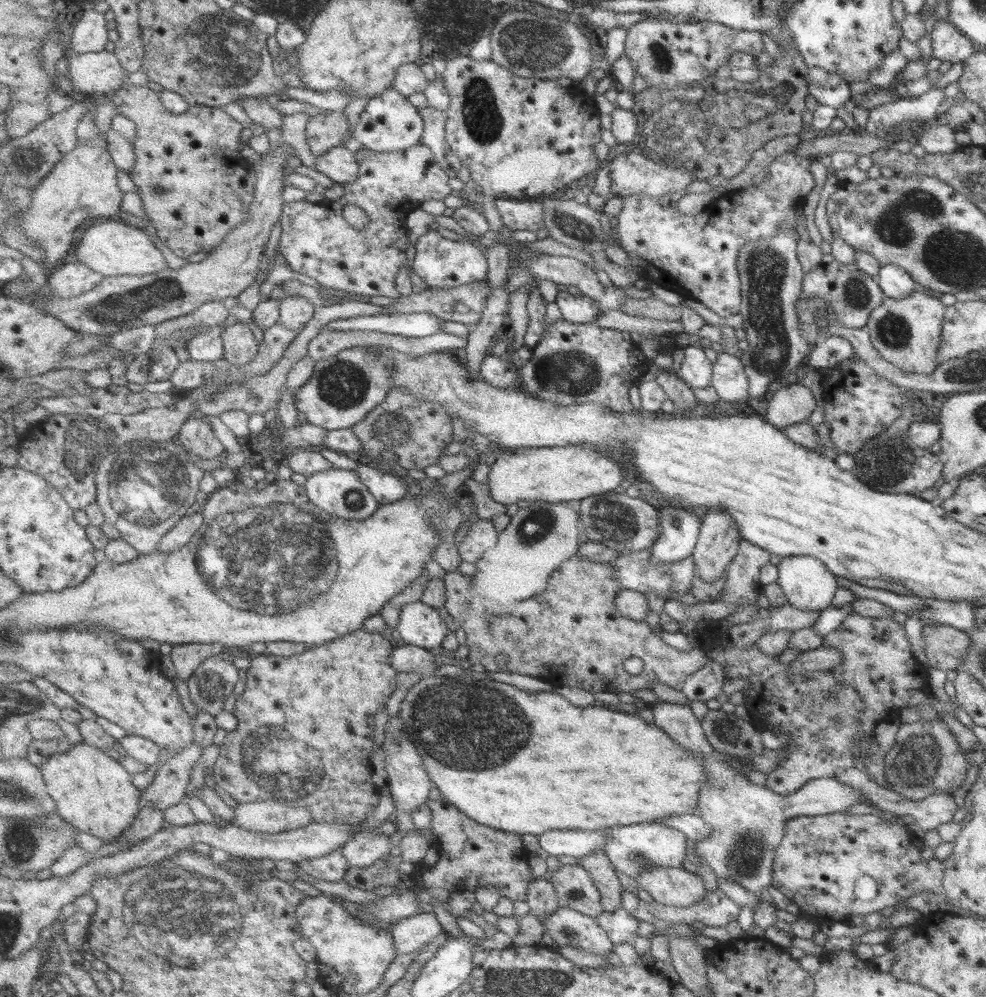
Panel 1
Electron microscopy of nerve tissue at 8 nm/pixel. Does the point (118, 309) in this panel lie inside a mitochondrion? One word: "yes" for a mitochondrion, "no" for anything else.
yes

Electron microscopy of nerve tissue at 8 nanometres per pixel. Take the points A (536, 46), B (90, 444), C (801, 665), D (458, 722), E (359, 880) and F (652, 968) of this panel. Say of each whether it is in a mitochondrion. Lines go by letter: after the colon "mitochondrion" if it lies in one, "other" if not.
A: mitochondrion
B: mitochondrion
C: mitochondrion
D: mitochondrion
E: other
F: other

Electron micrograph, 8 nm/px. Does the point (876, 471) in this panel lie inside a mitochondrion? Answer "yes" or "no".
yes

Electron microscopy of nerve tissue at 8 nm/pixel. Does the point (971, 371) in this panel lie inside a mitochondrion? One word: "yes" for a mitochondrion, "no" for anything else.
yes

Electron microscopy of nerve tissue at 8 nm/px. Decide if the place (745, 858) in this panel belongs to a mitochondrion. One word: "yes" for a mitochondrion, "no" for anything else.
yes

